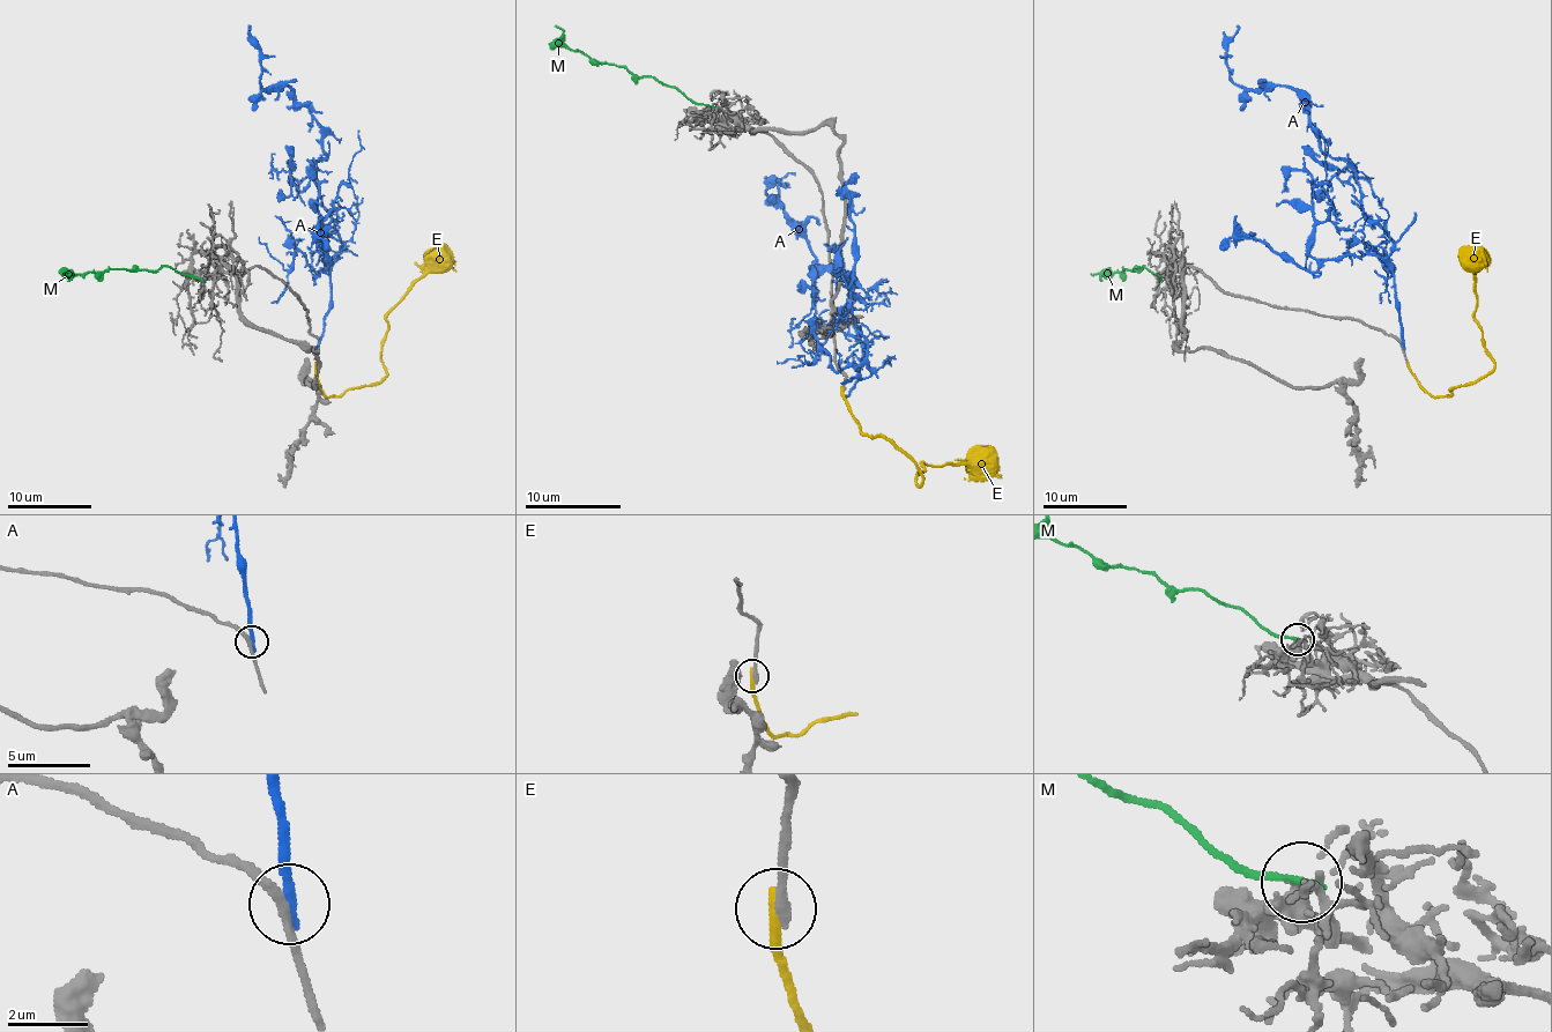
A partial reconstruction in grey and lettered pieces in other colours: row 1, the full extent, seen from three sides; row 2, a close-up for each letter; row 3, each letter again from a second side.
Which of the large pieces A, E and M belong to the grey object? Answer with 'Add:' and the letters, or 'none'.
Add: none

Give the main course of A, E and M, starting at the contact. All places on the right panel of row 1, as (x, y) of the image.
A: (1403, 343), (1393, 240), (1287, 87), (1231, 79), (1237, 26)
E: (1410, 366), (1433, 396), (1449, 396), (1449, 390), (1469, 386), (1492, 369), (1475, 314), (1470, 261), (1475, 246)
M: (1161, 279), (1144, 266), (1113, 274), (1091, 274)

